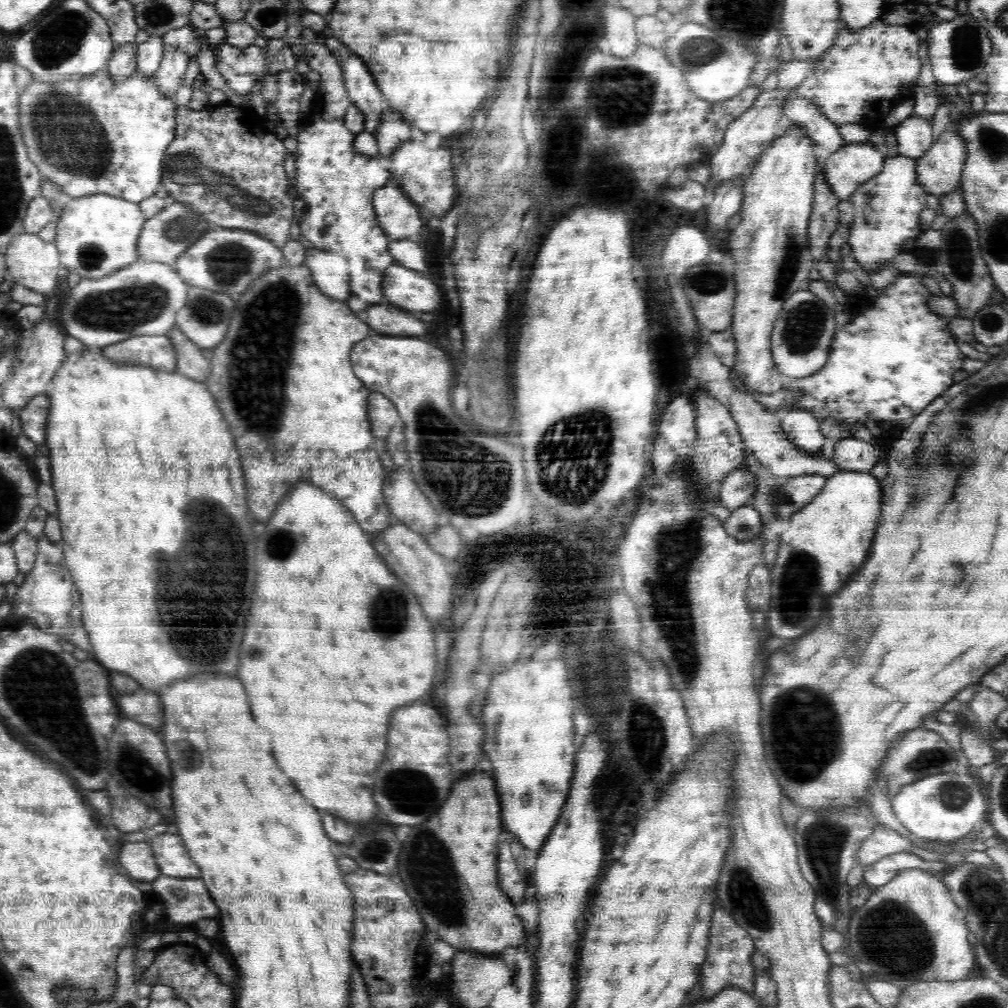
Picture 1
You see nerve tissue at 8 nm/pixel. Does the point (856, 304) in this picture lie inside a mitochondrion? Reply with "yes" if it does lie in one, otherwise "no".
no

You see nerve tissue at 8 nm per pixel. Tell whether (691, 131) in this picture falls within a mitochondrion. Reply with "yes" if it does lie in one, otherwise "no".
no

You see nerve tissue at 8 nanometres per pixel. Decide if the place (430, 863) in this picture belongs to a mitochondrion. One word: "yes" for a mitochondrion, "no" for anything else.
yes

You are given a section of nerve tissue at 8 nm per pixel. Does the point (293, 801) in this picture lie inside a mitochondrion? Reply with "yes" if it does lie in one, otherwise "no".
no

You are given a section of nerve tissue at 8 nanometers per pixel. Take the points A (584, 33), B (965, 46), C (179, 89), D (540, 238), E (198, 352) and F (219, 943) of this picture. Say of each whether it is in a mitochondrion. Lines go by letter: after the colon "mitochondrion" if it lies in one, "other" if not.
A: other
B: mitochondrion
C: other
D: other
E: other
F: other

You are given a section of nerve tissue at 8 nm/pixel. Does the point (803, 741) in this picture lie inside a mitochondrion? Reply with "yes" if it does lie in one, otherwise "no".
yes

